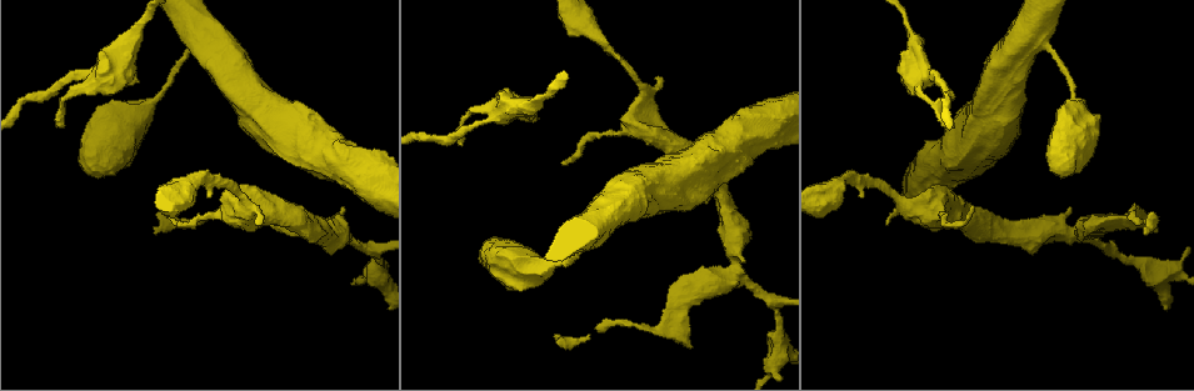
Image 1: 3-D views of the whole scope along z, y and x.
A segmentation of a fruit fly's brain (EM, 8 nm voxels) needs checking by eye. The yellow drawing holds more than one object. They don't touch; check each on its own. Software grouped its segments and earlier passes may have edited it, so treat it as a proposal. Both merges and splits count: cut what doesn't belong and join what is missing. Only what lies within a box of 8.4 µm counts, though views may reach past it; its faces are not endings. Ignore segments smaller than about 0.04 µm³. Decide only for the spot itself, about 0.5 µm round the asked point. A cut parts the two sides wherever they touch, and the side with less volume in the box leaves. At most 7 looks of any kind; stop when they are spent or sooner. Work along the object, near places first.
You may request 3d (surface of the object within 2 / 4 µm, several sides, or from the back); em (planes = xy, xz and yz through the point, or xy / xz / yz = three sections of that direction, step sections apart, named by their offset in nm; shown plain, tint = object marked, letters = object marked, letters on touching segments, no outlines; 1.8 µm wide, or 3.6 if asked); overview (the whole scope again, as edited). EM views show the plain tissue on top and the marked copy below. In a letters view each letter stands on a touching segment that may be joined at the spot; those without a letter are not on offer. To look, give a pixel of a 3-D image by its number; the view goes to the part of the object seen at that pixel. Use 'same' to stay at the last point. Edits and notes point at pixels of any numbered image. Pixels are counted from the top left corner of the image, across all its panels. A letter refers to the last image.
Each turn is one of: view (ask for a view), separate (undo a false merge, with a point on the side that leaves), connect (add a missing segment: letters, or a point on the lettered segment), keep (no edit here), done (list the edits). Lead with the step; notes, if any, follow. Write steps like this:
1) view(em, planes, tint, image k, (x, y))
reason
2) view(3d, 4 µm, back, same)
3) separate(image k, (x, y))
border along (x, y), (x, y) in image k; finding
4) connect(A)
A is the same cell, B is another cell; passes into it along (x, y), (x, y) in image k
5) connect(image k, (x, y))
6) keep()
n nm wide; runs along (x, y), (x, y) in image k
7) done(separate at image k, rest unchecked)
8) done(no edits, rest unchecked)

view(em, yz, step 16, tint, image 1, (64, 128))
tapers out

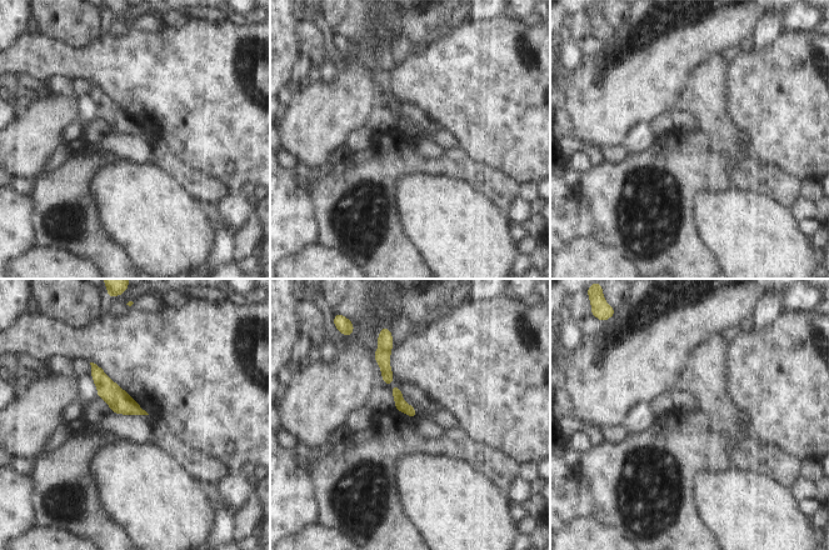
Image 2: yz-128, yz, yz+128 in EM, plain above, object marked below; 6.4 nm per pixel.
view(em, planes, letters, same)
another direction

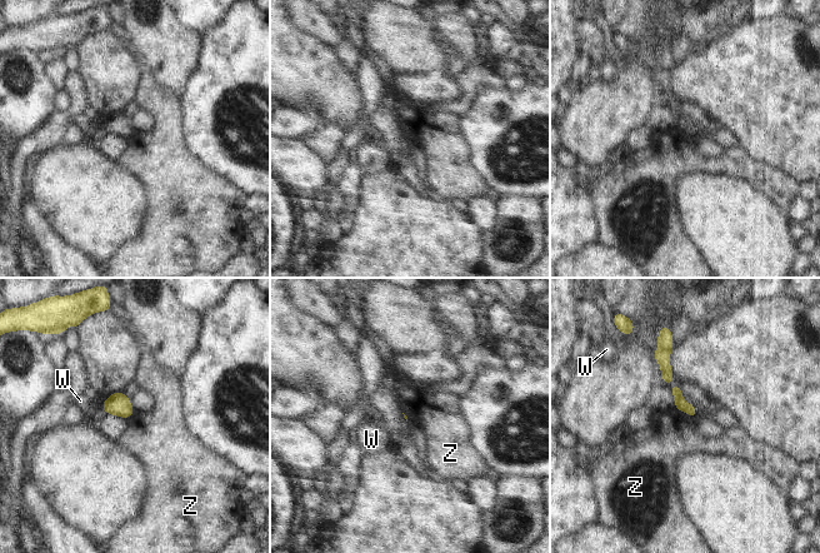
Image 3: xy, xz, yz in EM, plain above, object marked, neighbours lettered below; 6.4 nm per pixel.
keep()
W and Z are other cells; border along (675, 407), (696, 417) in image 3; none of them fits

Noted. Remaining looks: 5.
view(3d, 2 µm, image 1, (563, 164))
an open end

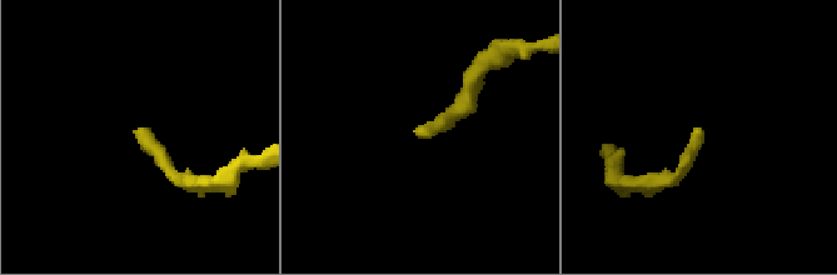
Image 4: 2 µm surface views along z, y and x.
view(em, planes, letters, image 4, (134, 130))

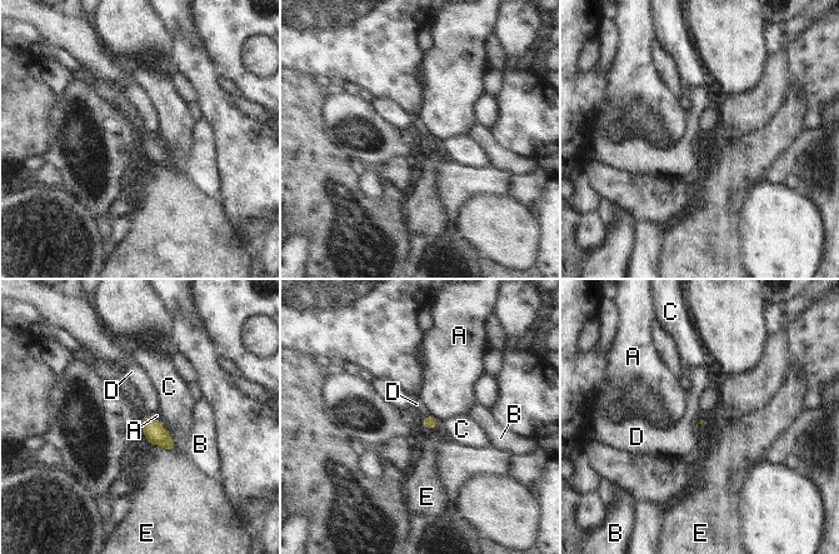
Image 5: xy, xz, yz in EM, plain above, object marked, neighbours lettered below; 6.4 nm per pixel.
keep()
A, B, C, D and E are other cells; border along (151, 415), (145, 415), (140, 420) in image 5; no lettered segment goes on from it

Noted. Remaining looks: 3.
view(em, xz, step 8, tint, image 1, (885, 225))
thin end

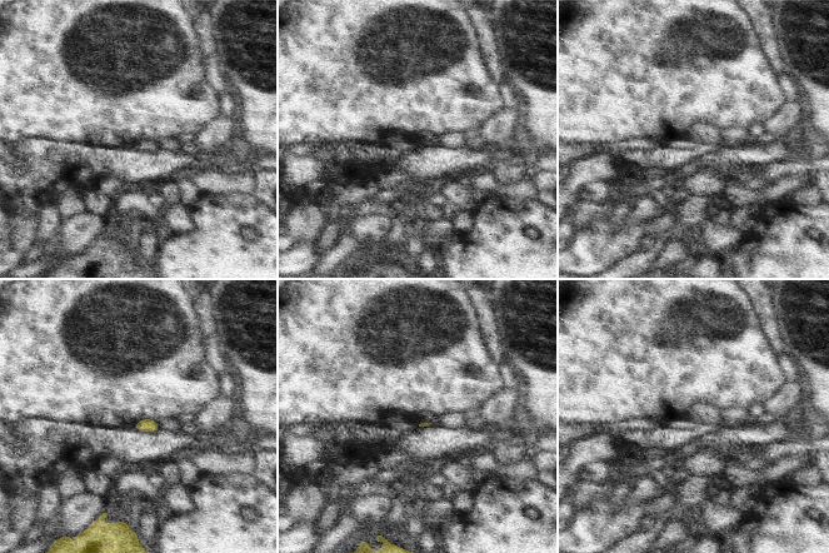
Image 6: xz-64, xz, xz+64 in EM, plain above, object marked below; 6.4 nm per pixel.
view(em, planes, letters, same)

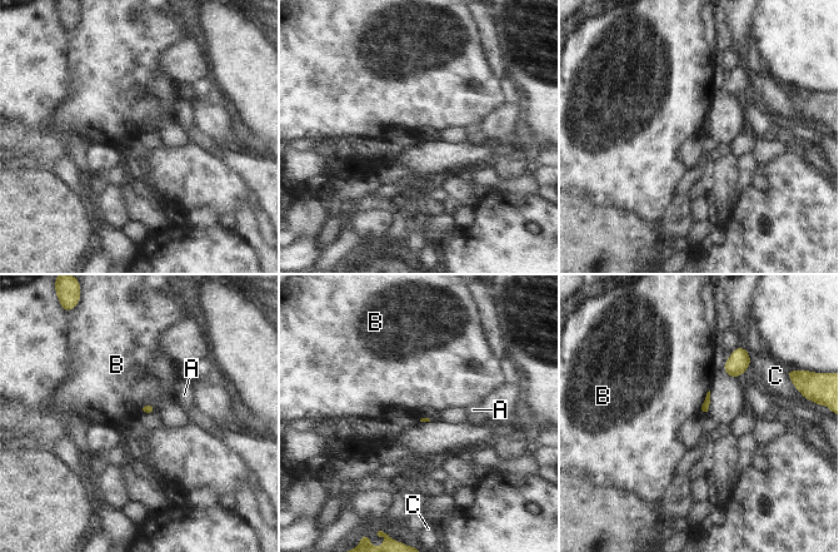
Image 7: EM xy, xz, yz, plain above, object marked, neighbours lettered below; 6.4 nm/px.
keep()
A, B and C are other cells; border along (156, 409), (144, 404), (139, 411) in image 7; no lettered segment goes on from it

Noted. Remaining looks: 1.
done(no edits, rest unchecked)

